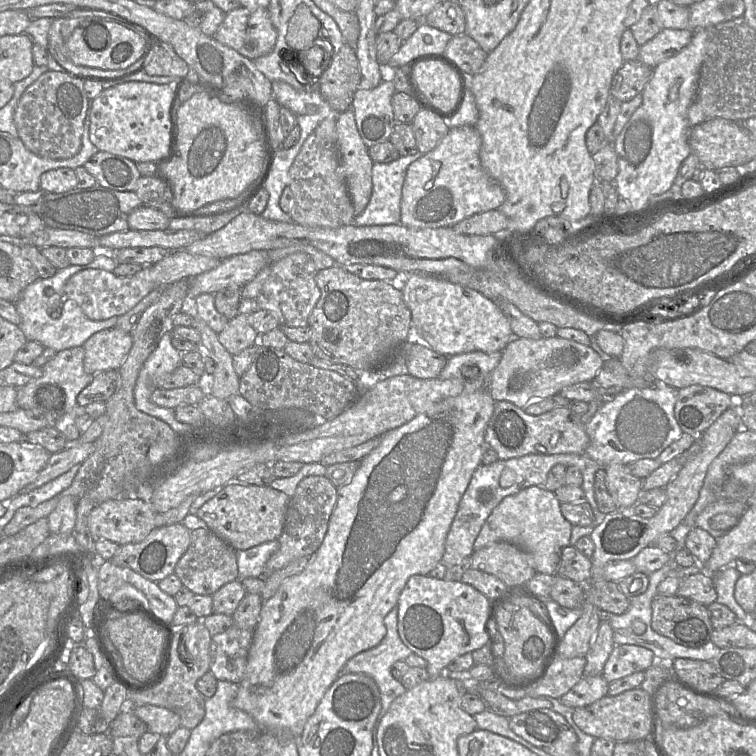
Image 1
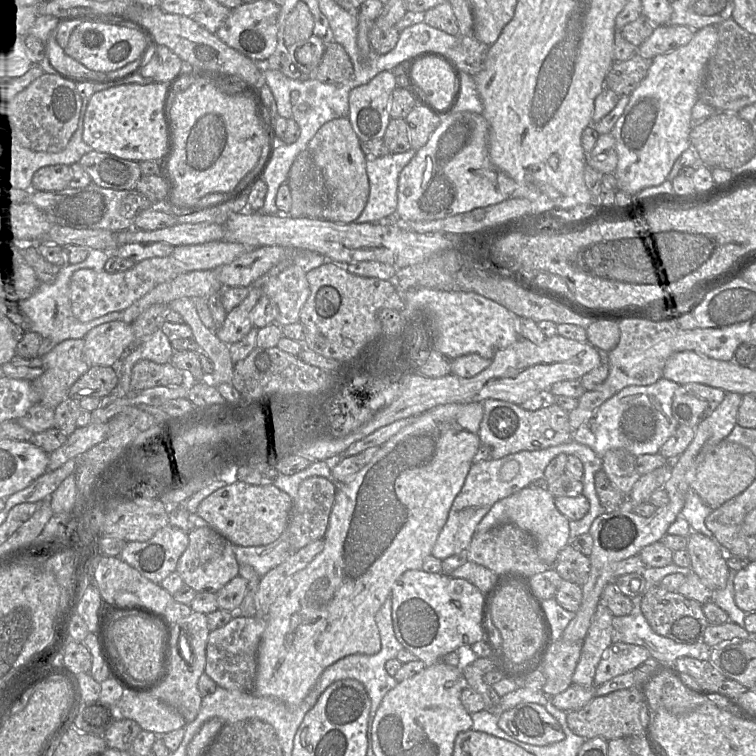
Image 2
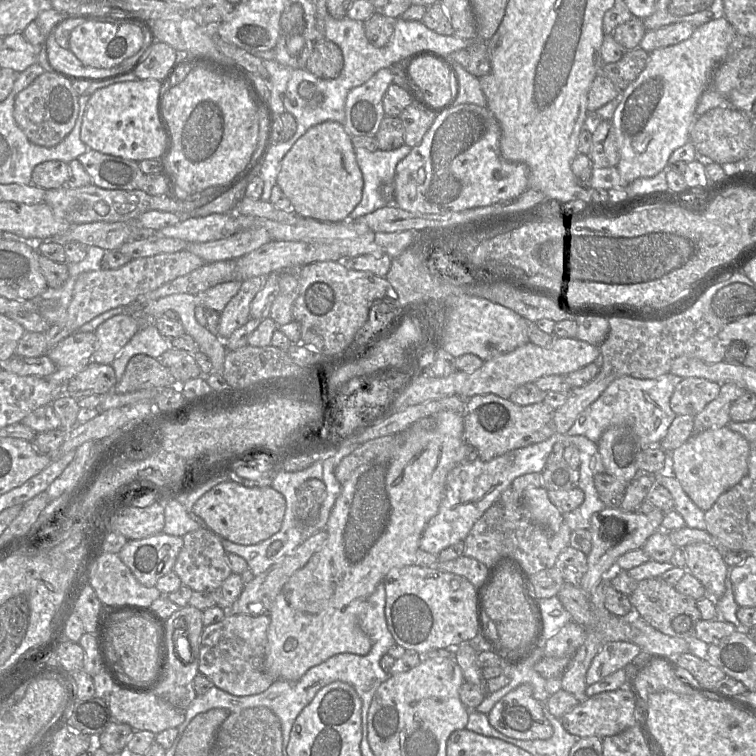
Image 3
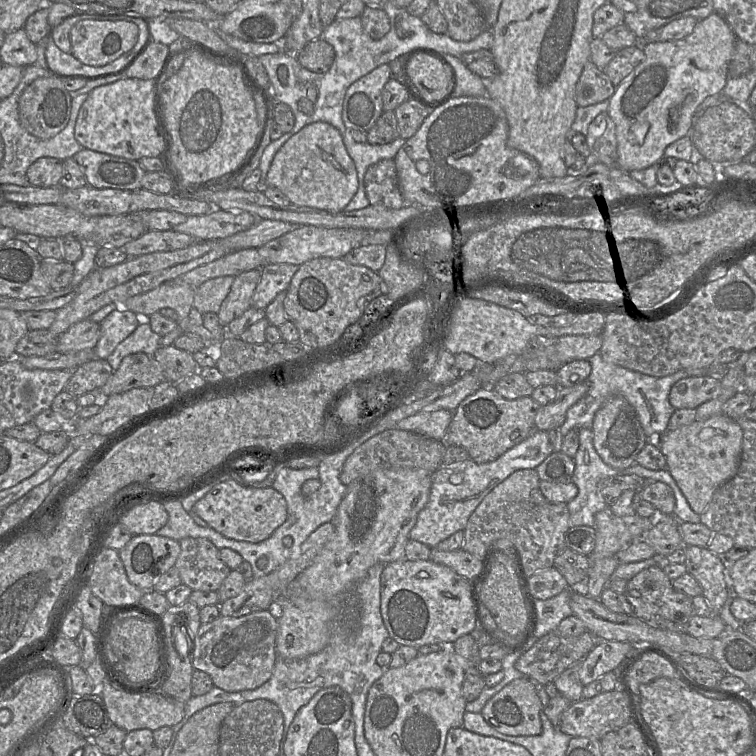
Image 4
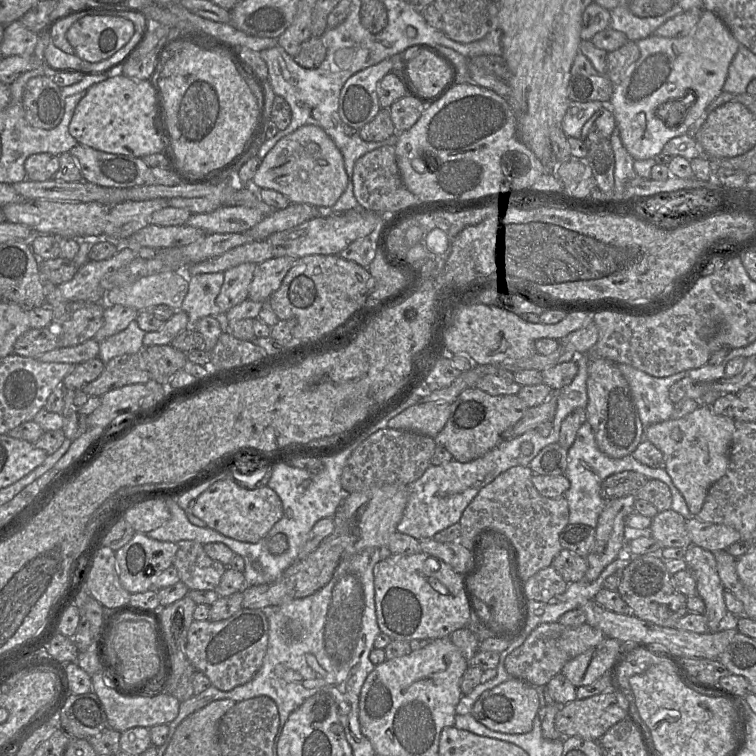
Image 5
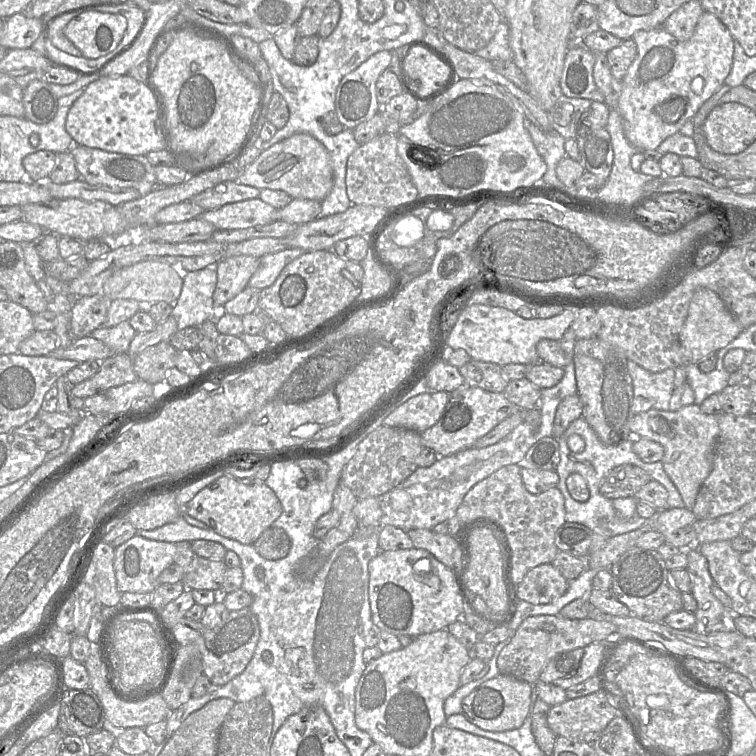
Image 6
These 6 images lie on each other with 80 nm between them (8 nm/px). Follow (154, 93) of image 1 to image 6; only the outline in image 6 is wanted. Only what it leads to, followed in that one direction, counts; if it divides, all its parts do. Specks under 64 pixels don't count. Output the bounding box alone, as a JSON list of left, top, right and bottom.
[65,75,163,155]

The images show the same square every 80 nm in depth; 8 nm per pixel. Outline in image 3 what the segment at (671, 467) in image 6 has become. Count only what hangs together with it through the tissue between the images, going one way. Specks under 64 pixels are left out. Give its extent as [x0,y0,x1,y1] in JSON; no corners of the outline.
[670,426,749,511]

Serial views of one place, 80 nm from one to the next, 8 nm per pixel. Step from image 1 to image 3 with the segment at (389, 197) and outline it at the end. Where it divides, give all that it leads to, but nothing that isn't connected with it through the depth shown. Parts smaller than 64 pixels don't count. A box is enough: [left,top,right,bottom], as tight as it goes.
[347,144,412,220]

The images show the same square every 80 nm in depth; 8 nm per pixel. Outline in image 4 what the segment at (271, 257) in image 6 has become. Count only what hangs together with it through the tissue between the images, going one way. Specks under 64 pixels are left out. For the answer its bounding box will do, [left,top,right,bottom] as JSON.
[251,263,299,310]

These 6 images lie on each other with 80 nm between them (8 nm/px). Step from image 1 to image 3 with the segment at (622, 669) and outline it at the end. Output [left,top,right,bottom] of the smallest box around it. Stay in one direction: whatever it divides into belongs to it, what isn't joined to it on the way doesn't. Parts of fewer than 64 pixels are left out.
[585,642,641,686]

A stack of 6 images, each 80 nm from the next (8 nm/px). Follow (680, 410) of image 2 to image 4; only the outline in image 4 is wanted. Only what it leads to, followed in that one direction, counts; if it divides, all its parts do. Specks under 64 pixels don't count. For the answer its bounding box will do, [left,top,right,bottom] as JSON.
[669,376,721,409]

